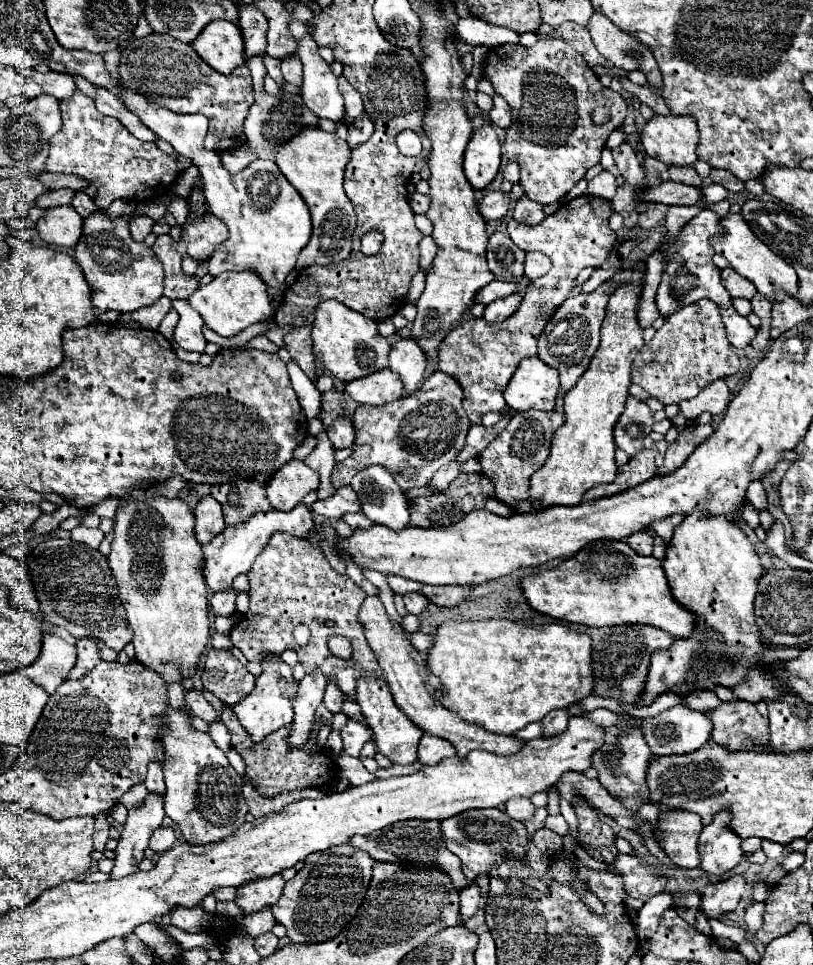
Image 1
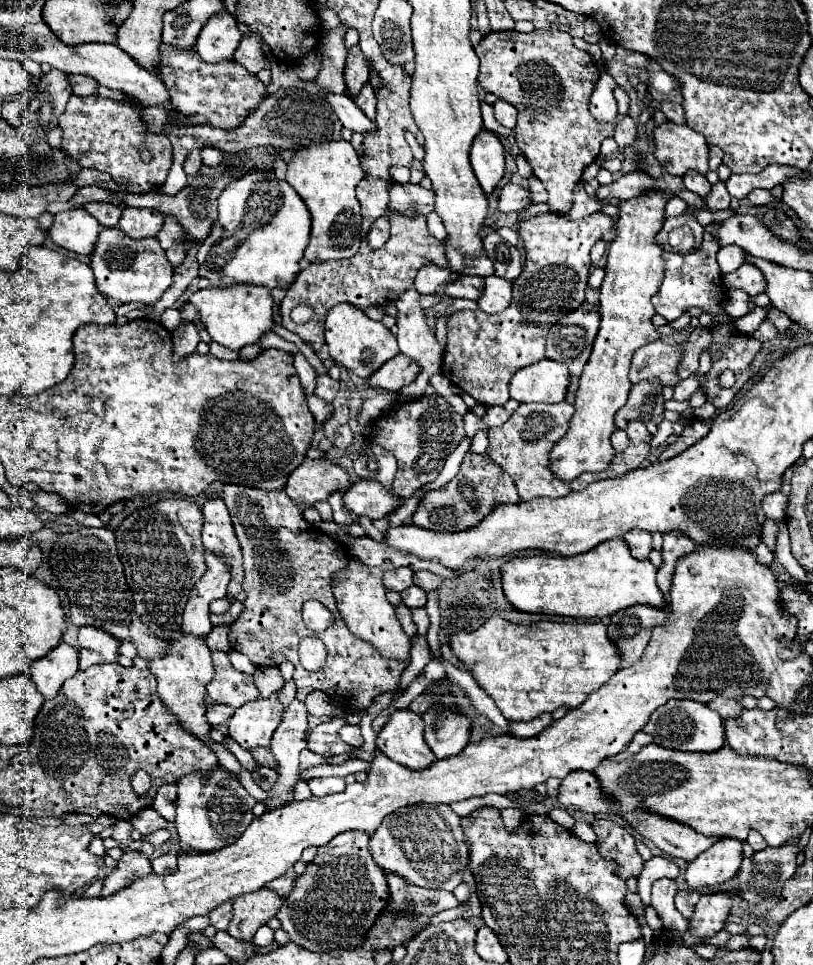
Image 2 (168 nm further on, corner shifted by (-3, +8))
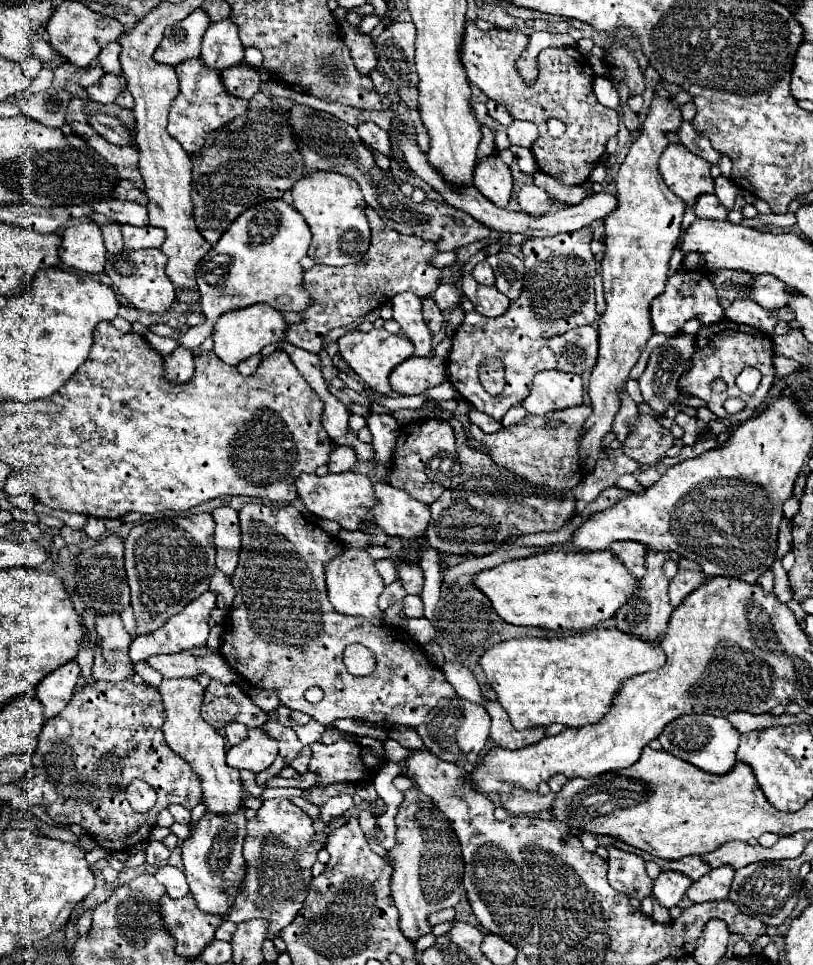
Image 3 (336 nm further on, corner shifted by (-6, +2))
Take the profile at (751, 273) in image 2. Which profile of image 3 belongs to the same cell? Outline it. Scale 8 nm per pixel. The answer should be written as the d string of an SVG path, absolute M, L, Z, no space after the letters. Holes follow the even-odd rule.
M758 275L752 285L754 301L766 309L780 309L788 303L788 293L796 293L792 287L784 287L780 279L772 275Z

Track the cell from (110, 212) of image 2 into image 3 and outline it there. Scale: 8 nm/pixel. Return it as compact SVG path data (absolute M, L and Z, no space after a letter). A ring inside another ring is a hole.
M116 223L102 225L102 235L104 235L106 251L110 255L116 255L118 251L124 251L124 241L122 241L122 233L120 233L120 225L116 225Z

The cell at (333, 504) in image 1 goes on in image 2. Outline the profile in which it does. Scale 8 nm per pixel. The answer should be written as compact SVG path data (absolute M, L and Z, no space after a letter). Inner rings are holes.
M359 479L343 493L343 505L355 515L381 519L399 505L399 497L385 491L377 481Z

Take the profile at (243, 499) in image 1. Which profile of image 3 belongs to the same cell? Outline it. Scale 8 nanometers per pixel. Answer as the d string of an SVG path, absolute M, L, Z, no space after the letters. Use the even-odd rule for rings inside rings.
M246 503L238 515L242 527L242 551L238 567L230 577L236 597L232 601L232 609L226 613L220 653L242 679L258 689L276 691L280 705L302 711L320 725L352 717L384 727L418 727L442 697L456 695L444 673L434 663L426 661L420 645L404 629L386 623L368 623L368 619L356 619L350 615L346 617L332 607L326 593L324 565L344 551L344 545L336 535L328 535L312 521L306 521L292 503L282 503L278 509L264 503ZM352 643L360 643L374 653L376 667L370 675L354 677L346 671L342 653ZM314 685L324 691L324 699L318 705L310 705L304 697L306 689Z

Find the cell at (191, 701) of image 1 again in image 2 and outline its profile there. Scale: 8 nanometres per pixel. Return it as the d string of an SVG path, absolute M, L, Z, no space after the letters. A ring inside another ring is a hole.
M209 705L207 707L207 711L205 711L205 717L207 717L207 721L215 727L215 725L219 725L219 723L223 723L225 719L229 719L231 715L233 715L233 707L225 707L225 705Z

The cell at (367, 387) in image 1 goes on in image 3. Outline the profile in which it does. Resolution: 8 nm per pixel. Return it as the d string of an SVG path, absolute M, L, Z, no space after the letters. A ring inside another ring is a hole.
M410 357L390 375L390 385L400 395L418 395L448 381L448 357Z

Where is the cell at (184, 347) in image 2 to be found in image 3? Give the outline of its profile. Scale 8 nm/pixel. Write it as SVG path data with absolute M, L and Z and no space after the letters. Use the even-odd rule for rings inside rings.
M178 347L174 353L170 353L170 357L164 357L164 379L168 379L168 383L188 383L188 379L192 379L194 375L194 357L188 349Z

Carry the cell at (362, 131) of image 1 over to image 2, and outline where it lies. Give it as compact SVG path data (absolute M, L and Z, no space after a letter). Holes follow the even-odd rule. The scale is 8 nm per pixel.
M369 83L365 85L365 89L361 89L361 93L359 93L359 97L355 99L355 103L357 103L357 107L359 107L371 121L375 119L375 113L377 113L375 103L377 103L377 99L375 99L375 93L373 93L373 89L369 87Z

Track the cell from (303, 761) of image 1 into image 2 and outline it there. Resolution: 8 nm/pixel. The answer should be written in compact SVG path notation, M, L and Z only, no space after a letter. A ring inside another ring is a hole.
M253 749L253 759L255 759L255 755L257 755L257 761L259 761L259 765L267 765L267 767L273 767L273 769L277 769L277 761L273 759L273 755L271 755L271 749Z

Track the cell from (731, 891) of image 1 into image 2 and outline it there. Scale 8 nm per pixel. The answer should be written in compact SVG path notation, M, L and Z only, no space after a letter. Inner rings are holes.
M707 893L701 895L699 903L695 905L695 913L689 921L689 933L695 937L709 937L723 929L727 915L731 911L731 893Z

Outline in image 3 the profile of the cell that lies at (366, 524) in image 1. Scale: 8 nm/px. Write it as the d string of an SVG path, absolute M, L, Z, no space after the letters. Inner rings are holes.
M391 559L377 560L375 565L386 585L391 584L398 578L396 567Z

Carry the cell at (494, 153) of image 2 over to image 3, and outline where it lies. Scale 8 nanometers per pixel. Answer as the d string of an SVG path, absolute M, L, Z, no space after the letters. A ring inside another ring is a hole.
M498 155L486 157L474 169L474 187L496 207L506 207L512 197L512 173Z

